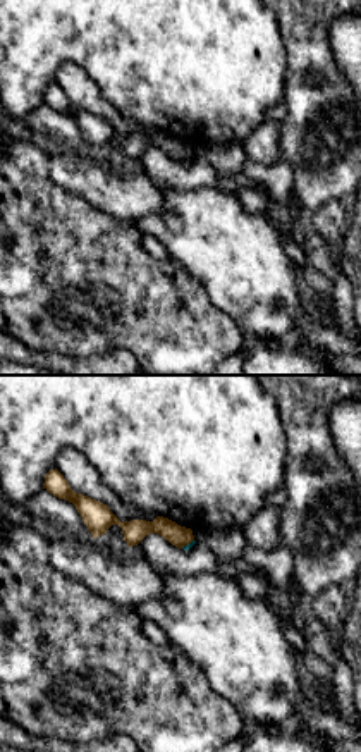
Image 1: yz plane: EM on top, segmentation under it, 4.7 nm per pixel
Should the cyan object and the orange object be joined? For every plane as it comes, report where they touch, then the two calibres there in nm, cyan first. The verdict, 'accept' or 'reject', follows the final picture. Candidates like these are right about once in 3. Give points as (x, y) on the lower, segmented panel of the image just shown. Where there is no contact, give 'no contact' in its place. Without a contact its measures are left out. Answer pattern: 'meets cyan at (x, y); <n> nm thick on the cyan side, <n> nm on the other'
meets cyan at (188, 544); 30 nm thick on the cyan side, 100 nm on the other

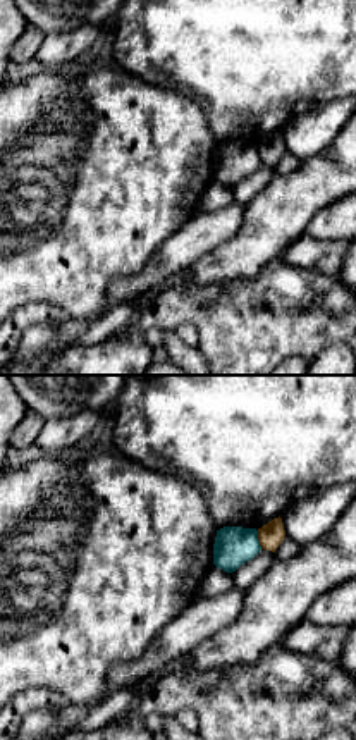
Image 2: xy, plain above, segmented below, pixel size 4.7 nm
meets cyan at (257, 539); 180 nm thick on the cyan side, 120 nm on the other

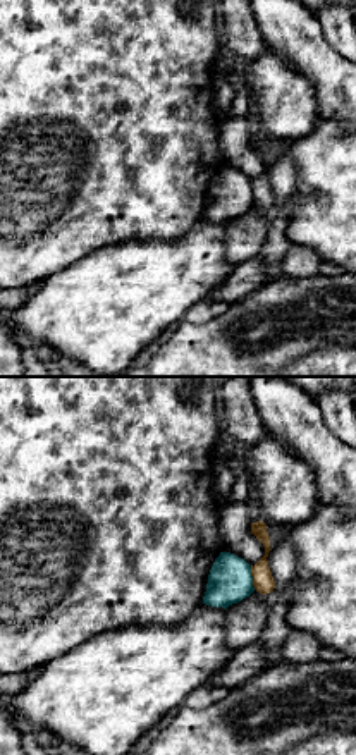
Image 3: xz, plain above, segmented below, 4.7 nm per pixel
meets cyan at (251, 578); 200 nm thick on the cyan side, 100 nm on the other

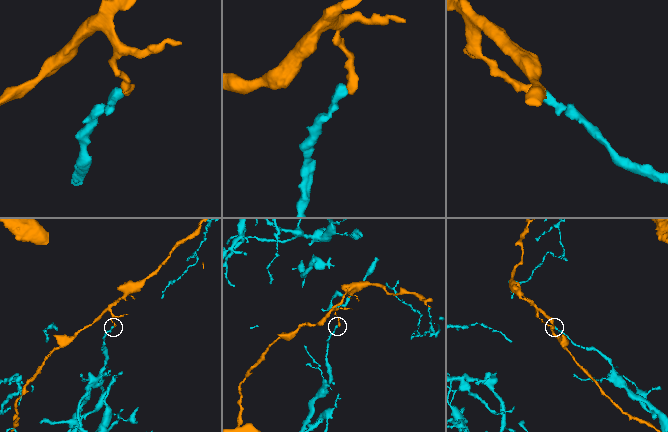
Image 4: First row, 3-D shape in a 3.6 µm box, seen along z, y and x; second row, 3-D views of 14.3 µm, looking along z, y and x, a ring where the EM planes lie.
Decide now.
reject

